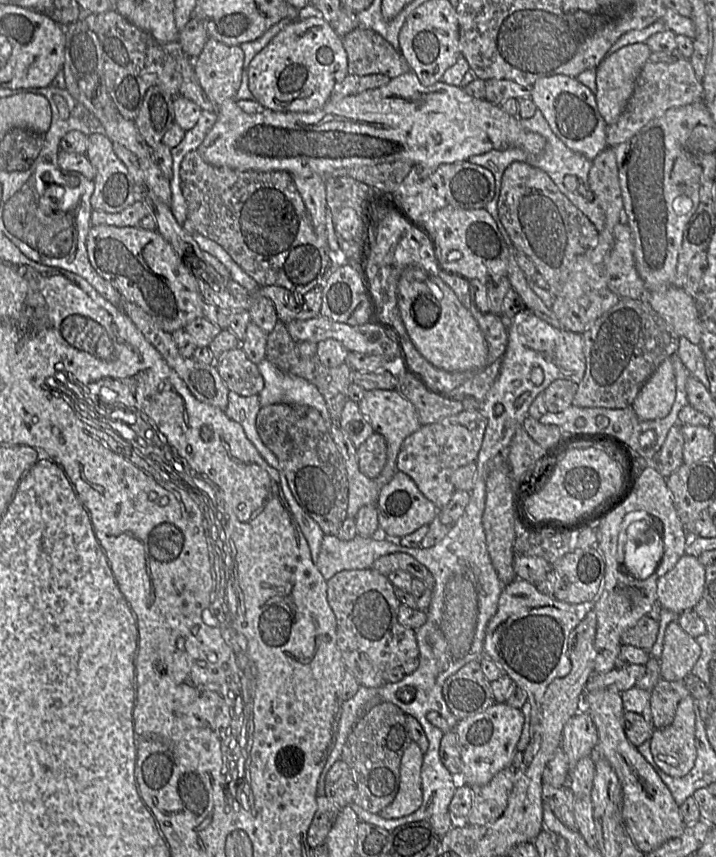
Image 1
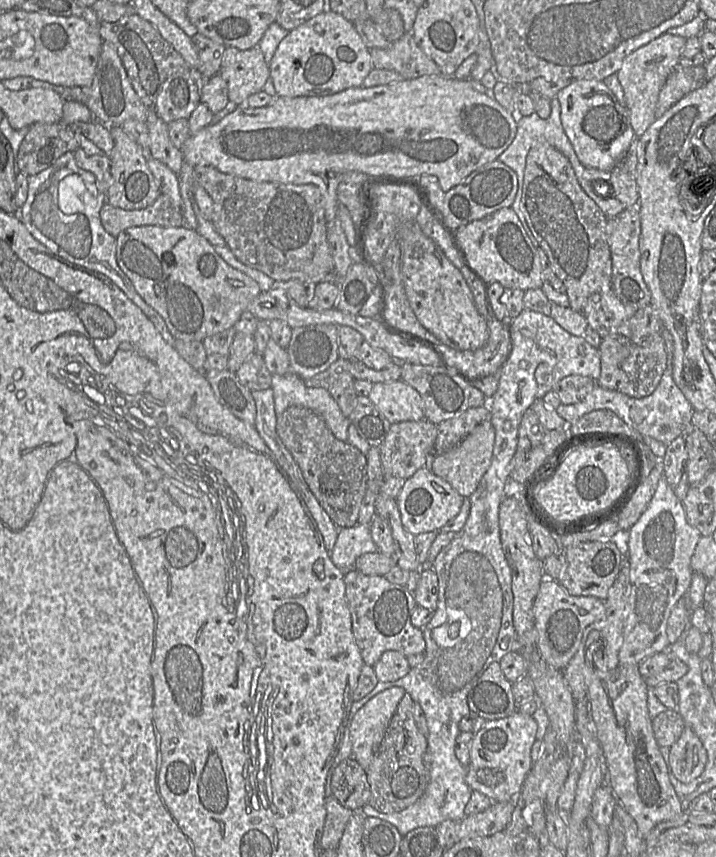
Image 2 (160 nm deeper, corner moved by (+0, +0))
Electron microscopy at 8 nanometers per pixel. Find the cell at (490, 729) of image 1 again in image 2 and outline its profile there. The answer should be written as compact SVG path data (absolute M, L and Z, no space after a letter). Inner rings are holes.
M519 711L505 718L487 720L471 742L465 779L470 789L486 795L493 802L514 801L516 805L516 797L533 767L531 750L537 740L537 729L536 720Z

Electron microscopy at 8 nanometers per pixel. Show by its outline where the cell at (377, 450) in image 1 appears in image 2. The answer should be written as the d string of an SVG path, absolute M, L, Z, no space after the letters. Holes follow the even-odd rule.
M423 419L420 421L404 421L391 425L383 443L379 446L380 461L384 477L397 477L403 480L410 478L419 469L429 467L437 438L437 425Z

